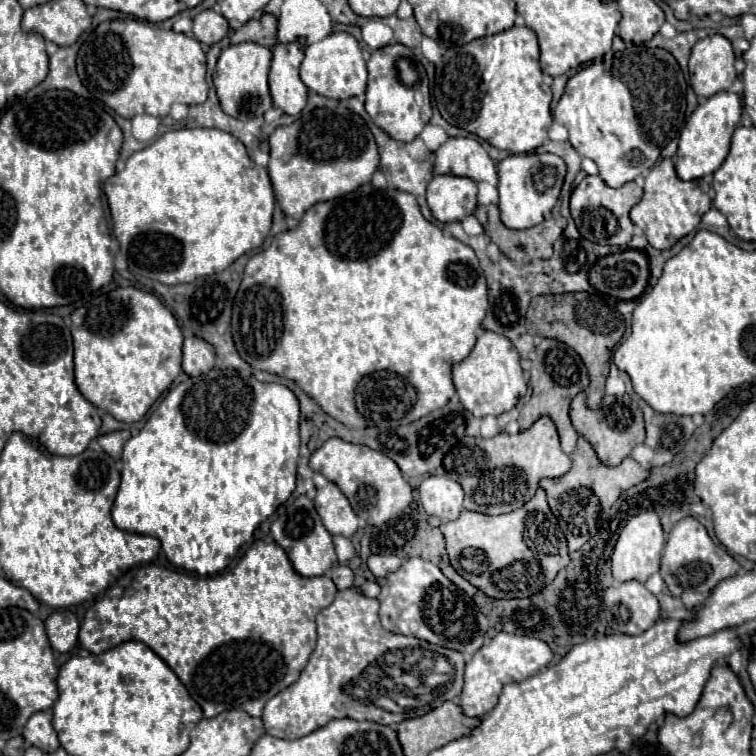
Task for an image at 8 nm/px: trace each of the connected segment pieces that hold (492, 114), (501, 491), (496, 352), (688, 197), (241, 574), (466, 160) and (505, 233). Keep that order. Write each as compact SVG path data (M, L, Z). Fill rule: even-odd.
M512 27L490 37L474 39L464 45L464 51L476 59L482 72L479 88L485 91L473 123L473 133L492 147L516 155L538 149L548 139L548 129L552 125L552 91L542 81L536 33L528 27Z
M540 417L530 429L516 435L500 433L492 439L462 439L444 457L444 469L448 469L450 477L458 481L466 493L464 509L486 515L502 515L520 509L526 501L534 497L538 481L542 477L562 477L570 471L570 465L570 457L564 455L564 451L560 449L556 425L548 417ZM490 481L494 485L492 493Z
M494 331L480 333L472 353L462 363L456 363L452 367L452 379L462 405L476 417L502 415L526 395L526 381L520 367L520 355L504 335Z
M662 159L646 175L644 197L636 207L632 207L630 219L634 225L638 225L644 231L652 247L660 251L670 249L678 239L682 239L692 229L696 229L700 223L700 217L710 209L712 201L708 191L710 191L710 185L702 179L696 179L696 181L678 179L674 171L674 163L670 159Z
M254 541L236 563L234 573L224 571L214 577L194 577L160 565L130 569L86 611L78 641L94 655L124 641L142 641L174 669L206 717L216 717L230 709L242 709L252 717L260 717L266 701L292 685L308 663L316 645L314 617L334 601L334 595L336 585L332 579L326 575L306 579L294 571L278 543Z
M450 137L434 151L434 175L456 175L498 185L496 165L486 149L470 137Z
M496 205L478 207L474 215L482 223L482 227L484 227L486 235L490 237L490 241L496 243L500 247L500 251L510 261L516 261L516 263L522 263L522 261L528 261L528 259L550 259L552 257L552 245L562 235L562 231L566 227L566 219L564 217L550 217L550 219L546 219L544 223L540 223L536 227L530 227L530 229L524 229L524 231L512 231L512 229L504 227L504 223L500 221Z

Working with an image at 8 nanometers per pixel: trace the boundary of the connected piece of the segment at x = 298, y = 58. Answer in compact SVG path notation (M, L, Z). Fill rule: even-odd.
M300 43L274 45L272 67L270 67L270 97L274 107L286 115L298 115L306 107L308 89L302 83L298 71L304 59L304 47Z

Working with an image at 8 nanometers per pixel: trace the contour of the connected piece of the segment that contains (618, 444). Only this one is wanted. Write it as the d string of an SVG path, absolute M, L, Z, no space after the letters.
M584 393L576 395L572 399L572 405L570 405L570 419L572 419L572 425L574 429L594 447L598 459L608 465L608 467L616 467L618 463L622 463L630 451L644 443L644 419L642 419L642 411L638 407L638 403L634 401L628 401L628 399L618 399L618 397L612 397L604 399L604 405L596 411L588 409L586 407L586 397Z

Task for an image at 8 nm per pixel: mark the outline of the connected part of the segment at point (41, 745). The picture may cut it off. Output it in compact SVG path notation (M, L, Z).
M38 711L38 713L34 713L28 719L28 723L26 723L24 731L22 731L22 737L30 745L38 747L44 753L54 753L60 747L58 735L56 735L56 731L52 727L52 713L50 711Z

